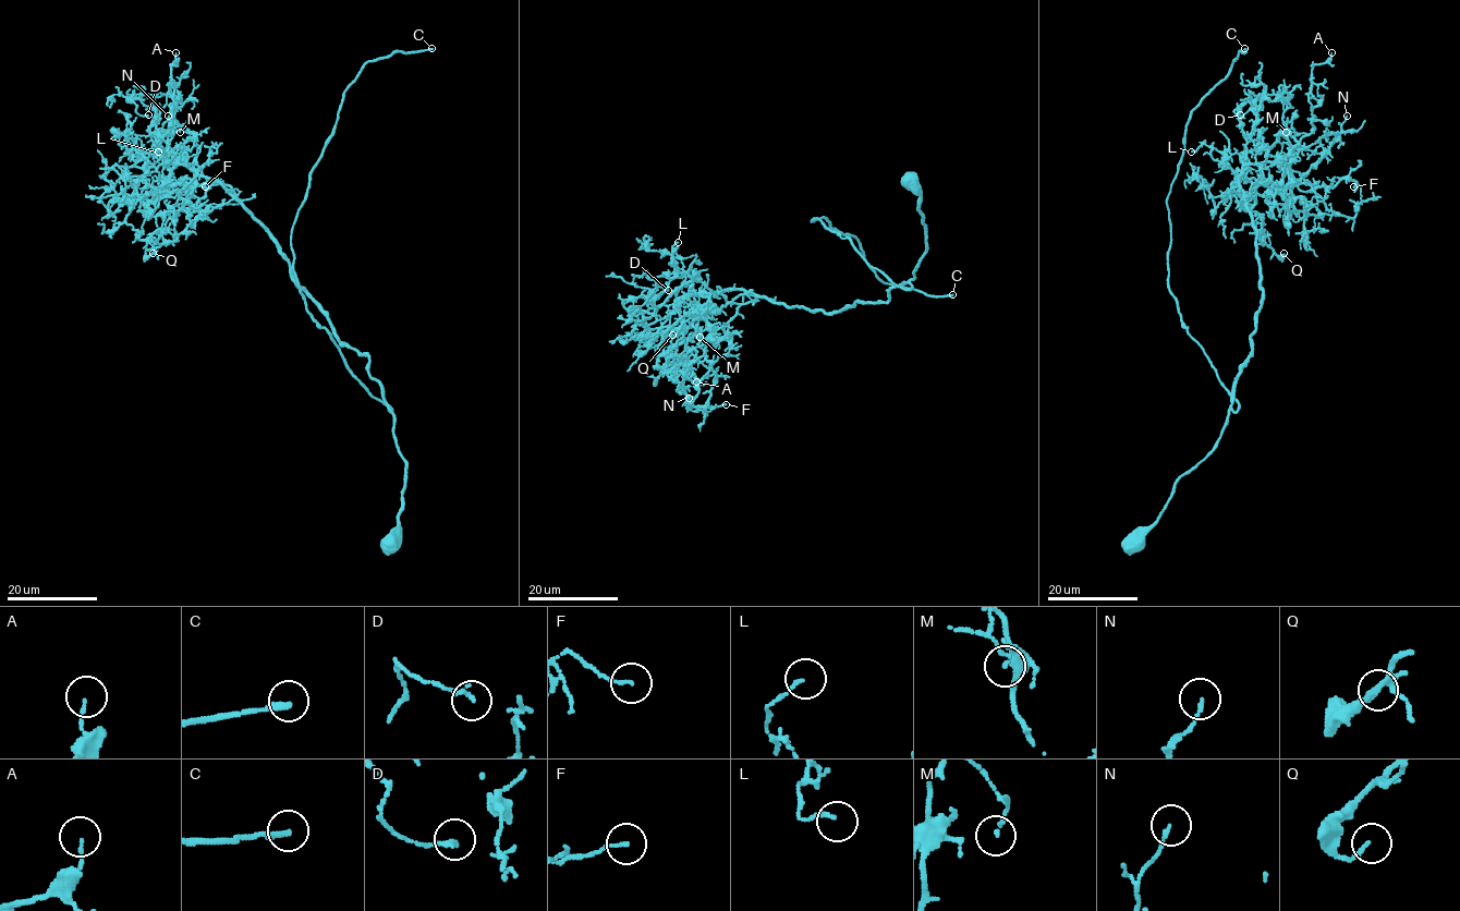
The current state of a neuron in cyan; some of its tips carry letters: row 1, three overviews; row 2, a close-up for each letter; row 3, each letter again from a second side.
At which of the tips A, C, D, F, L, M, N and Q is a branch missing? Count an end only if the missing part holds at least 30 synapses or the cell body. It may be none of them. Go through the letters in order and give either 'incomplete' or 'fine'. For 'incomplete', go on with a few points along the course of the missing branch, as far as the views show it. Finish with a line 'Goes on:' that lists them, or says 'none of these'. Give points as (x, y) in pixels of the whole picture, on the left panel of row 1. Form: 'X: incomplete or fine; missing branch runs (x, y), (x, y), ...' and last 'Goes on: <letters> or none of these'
A: fine
C: incomplete
D: fine
F: fine
L: fine
M: fine
N: fine
Q: fine
Goes on: C

